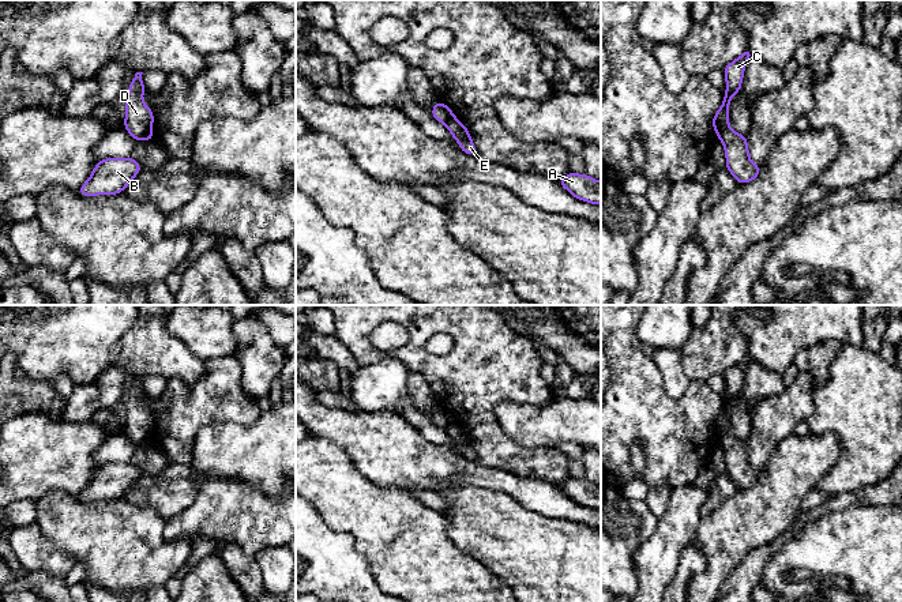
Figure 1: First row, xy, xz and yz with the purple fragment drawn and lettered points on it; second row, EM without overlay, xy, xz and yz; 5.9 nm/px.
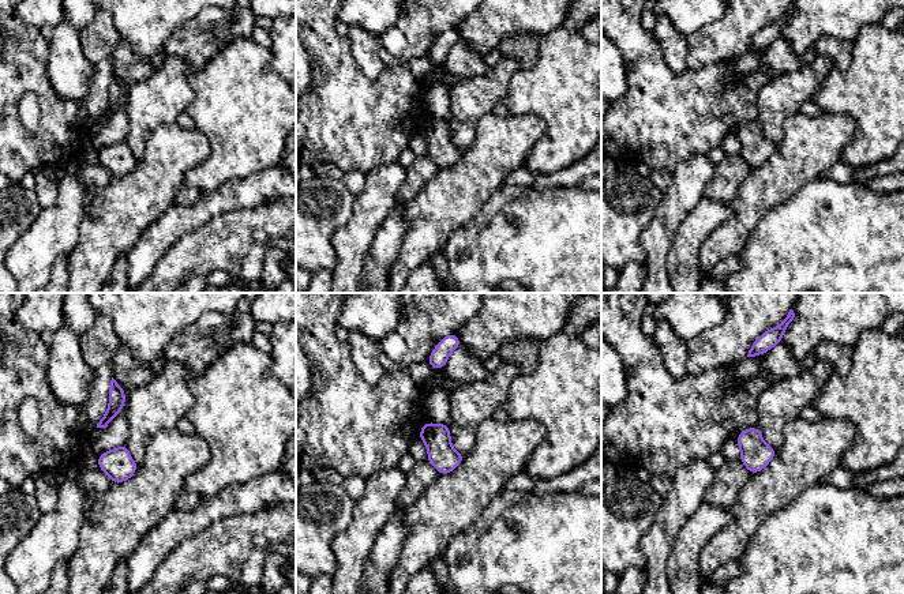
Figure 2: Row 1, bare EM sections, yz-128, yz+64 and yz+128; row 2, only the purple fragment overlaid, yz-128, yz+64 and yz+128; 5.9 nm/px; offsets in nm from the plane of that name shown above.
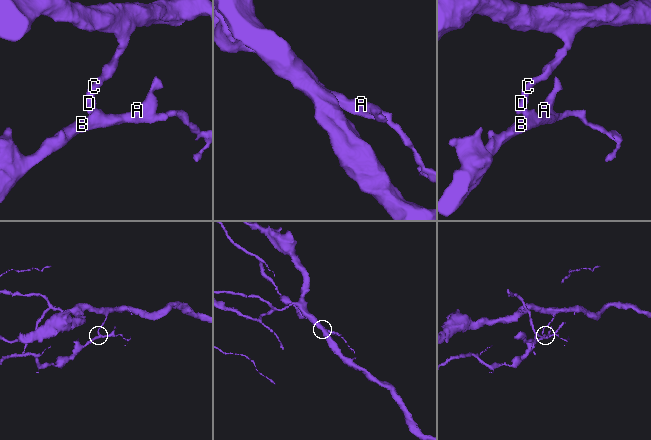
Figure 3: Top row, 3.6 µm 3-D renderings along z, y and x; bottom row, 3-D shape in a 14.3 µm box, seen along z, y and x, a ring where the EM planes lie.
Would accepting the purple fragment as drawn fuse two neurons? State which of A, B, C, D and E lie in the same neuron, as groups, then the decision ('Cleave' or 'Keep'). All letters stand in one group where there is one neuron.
Groups: A B E / C D. Cleave

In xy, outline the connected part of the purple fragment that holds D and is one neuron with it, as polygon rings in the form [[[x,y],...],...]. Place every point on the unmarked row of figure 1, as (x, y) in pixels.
[[[136,377],[131,385],[127,406],[125,406],[125,425],[124,433],[136,445],[143,445],[150,437],[153,437],[154,419],[153,415],[143,409],[143,396],[146,395],[143,385],[143,377]]]

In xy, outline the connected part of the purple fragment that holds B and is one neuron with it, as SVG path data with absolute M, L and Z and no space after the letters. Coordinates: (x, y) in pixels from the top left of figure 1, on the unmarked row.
M131 462L99 464L78 497L82 501L117 500L140 477L140 470Z

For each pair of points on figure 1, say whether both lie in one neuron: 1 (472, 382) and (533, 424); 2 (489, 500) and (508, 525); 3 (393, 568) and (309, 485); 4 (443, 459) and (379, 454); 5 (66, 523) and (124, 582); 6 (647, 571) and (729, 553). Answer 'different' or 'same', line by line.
1: different
2: same
3: same
4: same
5: same
6: different

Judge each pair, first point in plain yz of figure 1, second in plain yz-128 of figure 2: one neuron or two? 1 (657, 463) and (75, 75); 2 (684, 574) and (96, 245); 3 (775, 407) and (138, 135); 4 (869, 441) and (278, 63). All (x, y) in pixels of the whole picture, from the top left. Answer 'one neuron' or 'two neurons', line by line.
1: two neurons
2: two neurons
3: one neuron
4: two neurons

